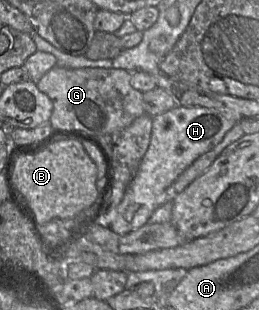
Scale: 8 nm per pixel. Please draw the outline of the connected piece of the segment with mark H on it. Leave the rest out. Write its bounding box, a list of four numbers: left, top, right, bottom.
[109,106,236,235]

